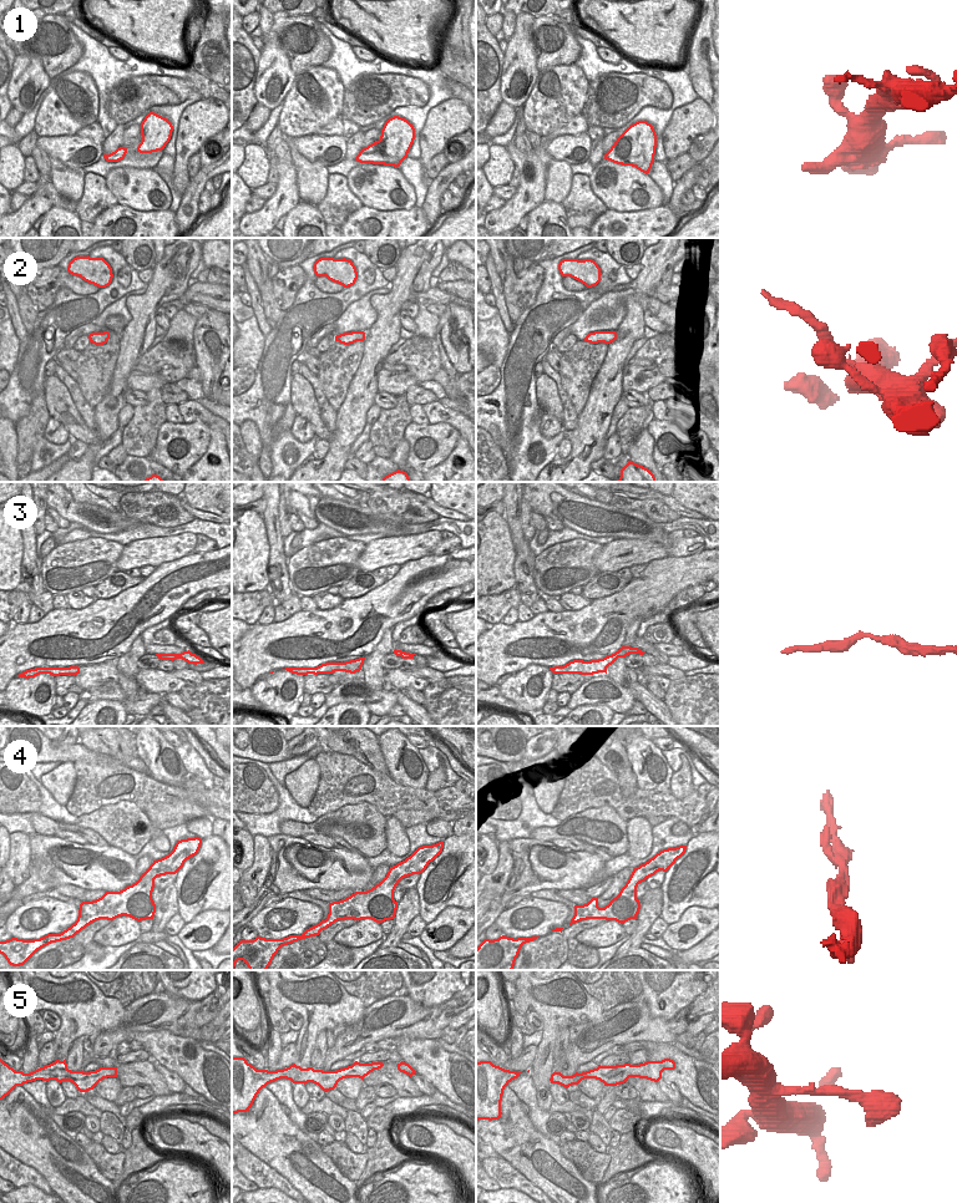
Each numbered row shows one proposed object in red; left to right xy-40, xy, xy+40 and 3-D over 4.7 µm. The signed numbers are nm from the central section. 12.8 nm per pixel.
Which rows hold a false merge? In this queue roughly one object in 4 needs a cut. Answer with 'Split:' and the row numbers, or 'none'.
Split: 2, 5

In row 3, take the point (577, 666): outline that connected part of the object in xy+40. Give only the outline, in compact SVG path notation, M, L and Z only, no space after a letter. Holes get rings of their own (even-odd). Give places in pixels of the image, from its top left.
M622 646L618 651L608 655L603 659L583 661L573 660L563 666L550 668L553 674L581 674L581 675L593 675L598 672L606 672L607 668L612 665L618 658L626 658L629 654L645 654L638 648Z

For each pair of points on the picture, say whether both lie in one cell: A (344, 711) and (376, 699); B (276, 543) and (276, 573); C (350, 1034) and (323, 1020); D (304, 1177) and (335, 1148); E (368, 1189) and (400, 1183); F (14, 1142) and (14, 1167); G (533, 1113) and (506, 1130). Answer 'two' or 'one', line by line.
A: two
B: one
C: two
D: two
E: one
F: two
G: two

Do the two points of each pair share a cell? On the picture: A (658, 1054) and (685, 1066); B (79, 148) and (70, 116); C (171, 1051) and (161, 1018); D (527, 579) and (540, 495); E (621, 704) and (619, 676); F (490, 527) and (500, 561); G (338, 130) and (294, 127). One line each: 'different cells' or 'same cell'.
A: same cell
B: different cells
C: different cells
D: different cells
E: different cells
F: same cell
G: different cells

